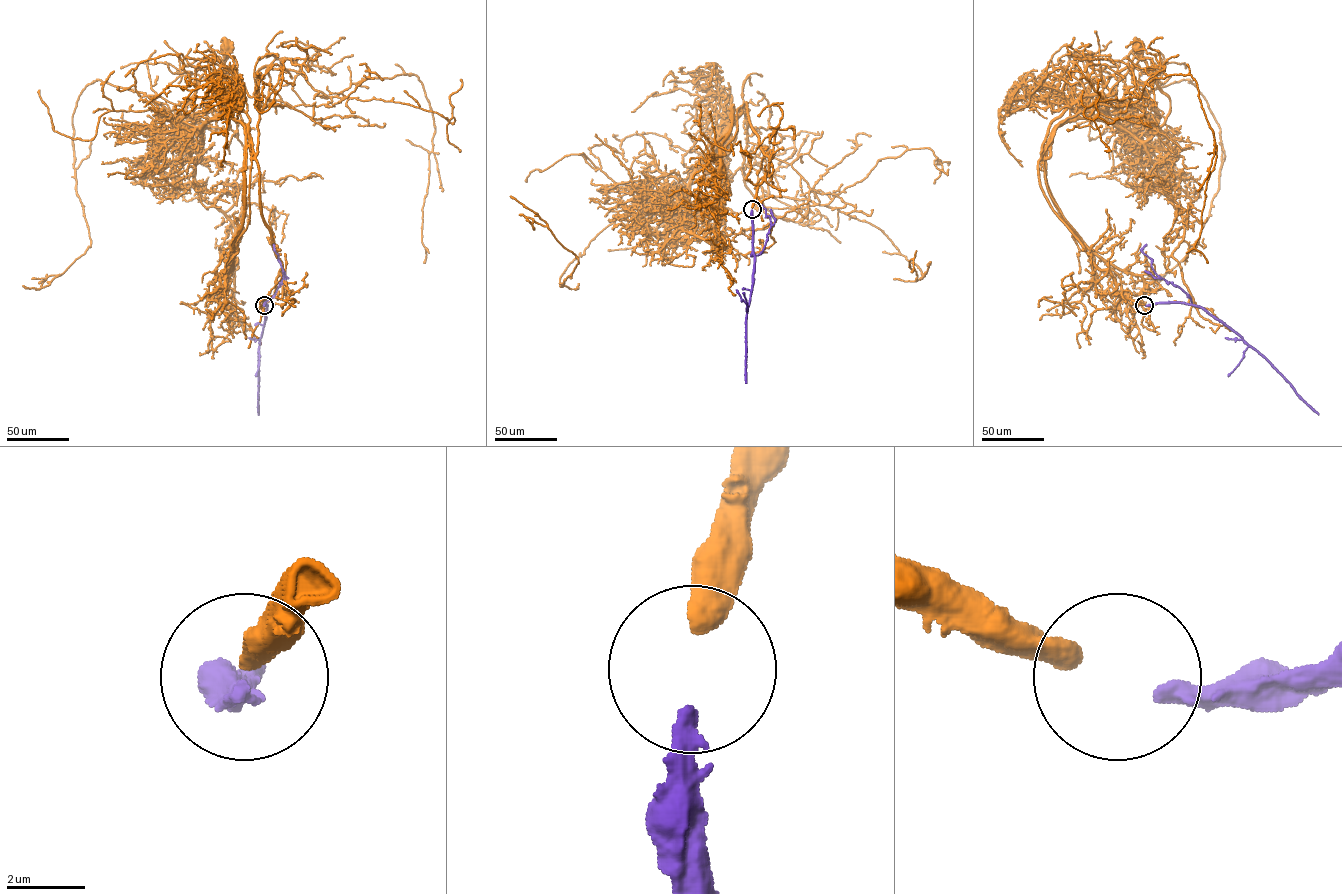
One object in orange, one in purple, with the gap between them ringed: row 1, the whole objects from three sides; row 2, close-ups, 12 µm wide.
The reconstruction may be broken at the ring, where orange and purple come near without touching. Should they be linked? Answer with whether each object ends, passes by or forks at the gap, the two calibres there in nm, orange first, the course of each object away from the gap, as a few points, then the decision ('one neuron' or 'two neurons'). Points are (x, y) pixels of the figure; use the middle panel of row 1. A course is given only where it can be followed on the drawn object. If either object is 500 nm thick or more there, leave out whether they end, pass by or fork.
calibres 550 and 440 nm; course orange (752, 207), (769, 159), (746, 103), (690, 185), (696, 234), (712, 217), (716, 202); course purple (752, 210), (754, 273), (746, 322), (746, 383); one neuron

